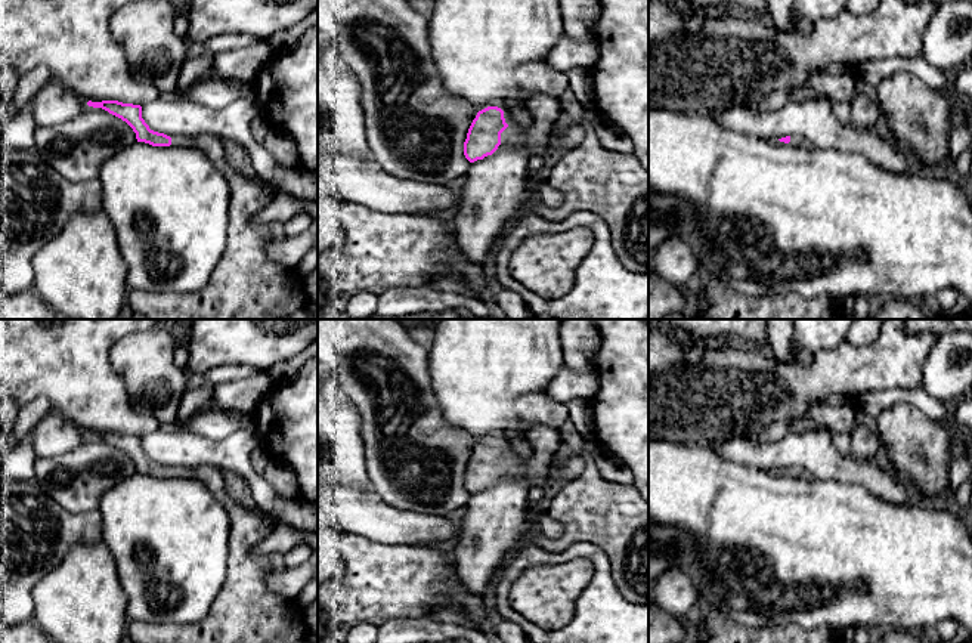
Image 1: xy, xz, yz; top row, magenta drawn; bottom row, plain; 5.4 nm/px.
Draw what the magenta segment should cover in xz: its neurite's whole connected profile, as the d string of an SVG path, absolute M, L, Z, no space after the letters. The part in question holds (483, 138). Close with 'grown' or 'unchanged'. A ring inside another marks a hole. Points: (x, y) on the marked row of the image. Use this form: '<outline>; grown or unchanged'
M536 93L529 98L527 109L533 124L527 130L505 123L504 111L487 106L477 112L464 142L464 155L470 163L492 155L502 143L505 146L526 148L530 155L545 155L550 137L560 115L560 98Z; grown

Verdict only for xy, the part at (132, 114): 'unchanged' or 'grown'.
grown

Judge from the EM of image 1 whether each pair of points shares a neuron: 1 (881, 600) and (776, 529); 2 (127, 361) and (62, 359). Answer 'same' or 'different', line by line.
1: same
2: different

